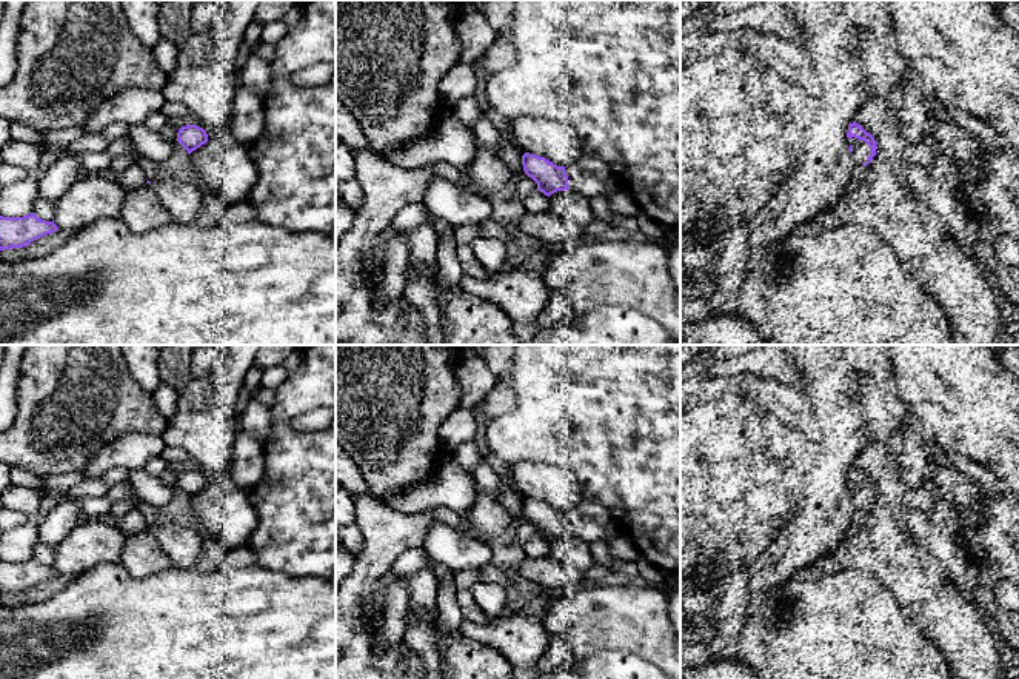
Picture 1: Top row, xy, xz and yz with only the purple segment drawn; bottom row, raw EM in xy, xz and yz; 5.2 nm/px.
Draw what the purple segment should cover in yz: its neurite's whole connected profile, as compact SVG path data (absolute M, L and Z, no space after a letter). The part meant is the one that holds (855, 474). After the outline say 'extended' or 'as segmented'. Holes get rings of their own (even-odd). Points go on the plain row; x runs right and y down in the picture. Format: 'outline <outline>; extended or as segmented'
outline M856 467L848 470L847 482L854 508L867 511L876 500L874 482Z; extended

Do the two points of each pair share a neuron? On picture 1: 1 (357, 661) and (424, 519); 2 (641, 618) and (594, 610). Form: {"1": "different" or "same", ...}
{"1": "same", "2": "same"}

